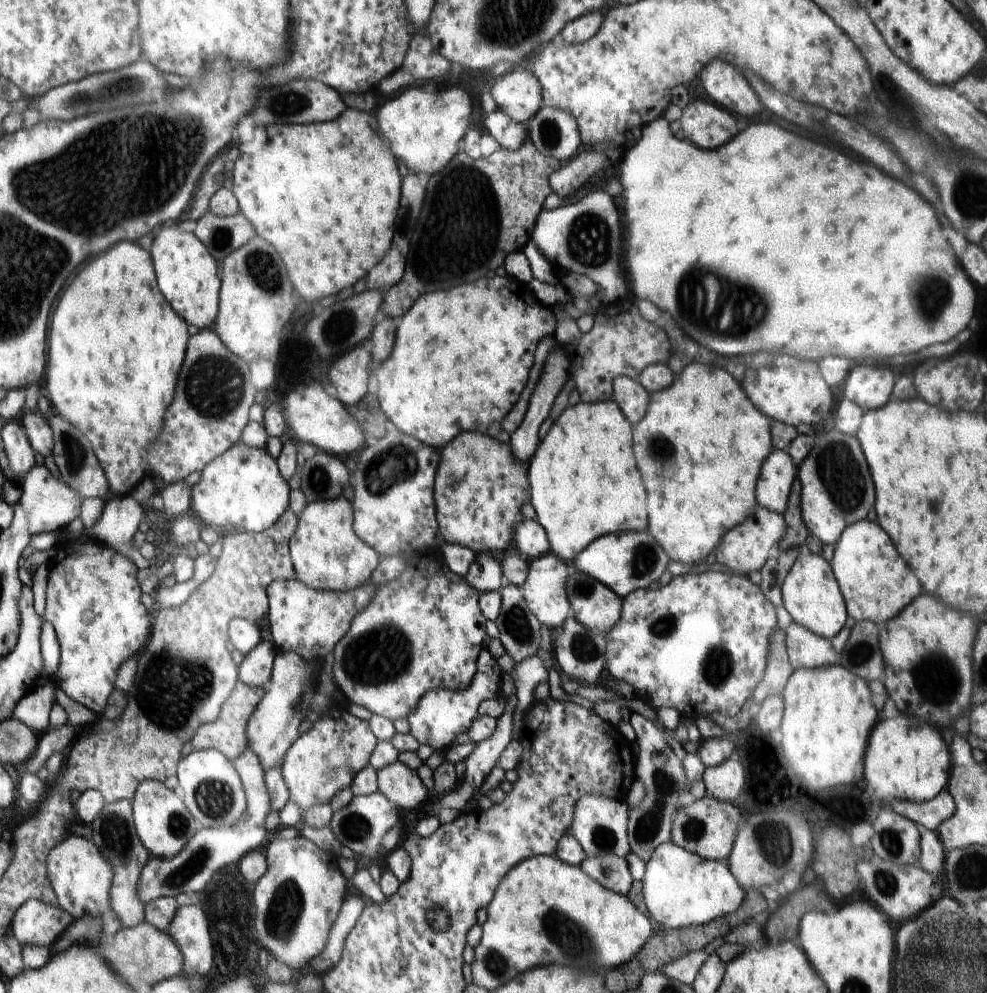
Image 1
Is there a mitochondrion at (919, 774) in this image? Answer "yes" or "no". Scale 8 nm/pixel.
no

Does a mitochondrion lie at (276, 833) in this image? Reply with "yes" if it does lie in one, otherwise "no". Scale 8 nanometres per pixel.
no

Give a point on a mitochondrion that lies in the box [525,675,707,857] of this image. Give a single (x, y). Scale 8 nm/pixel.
(649, 823)

